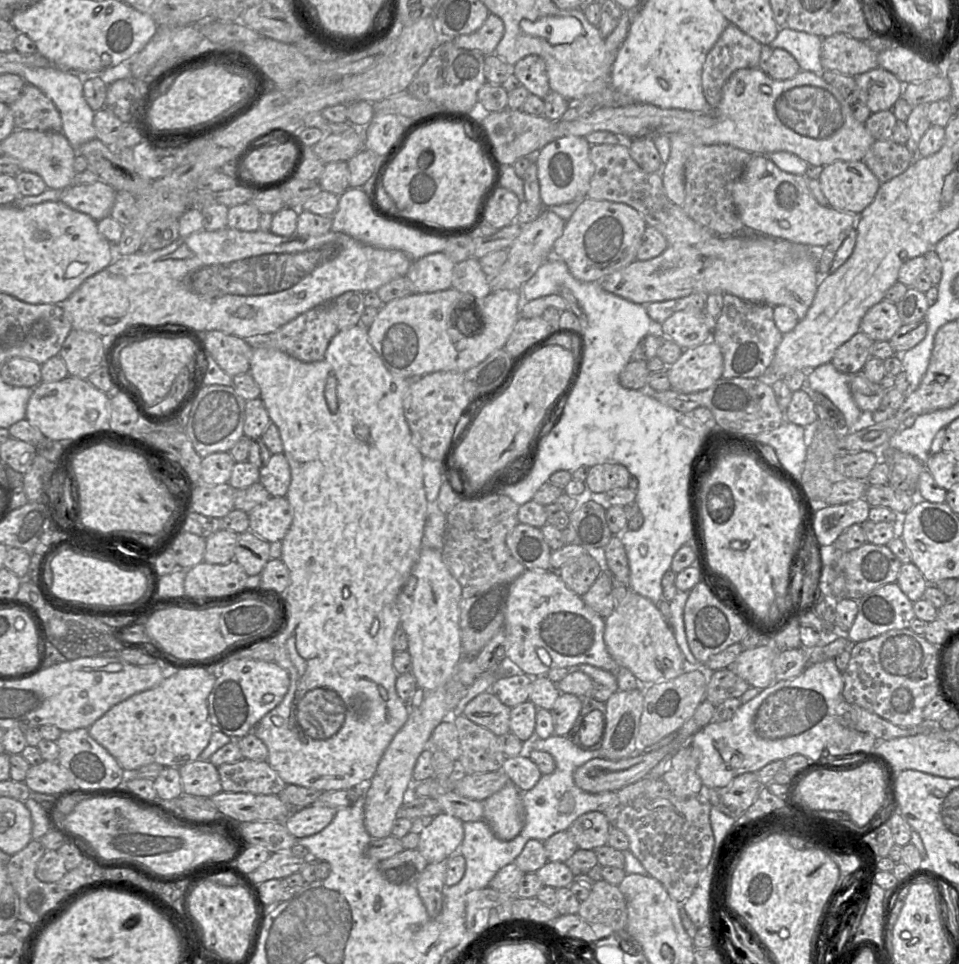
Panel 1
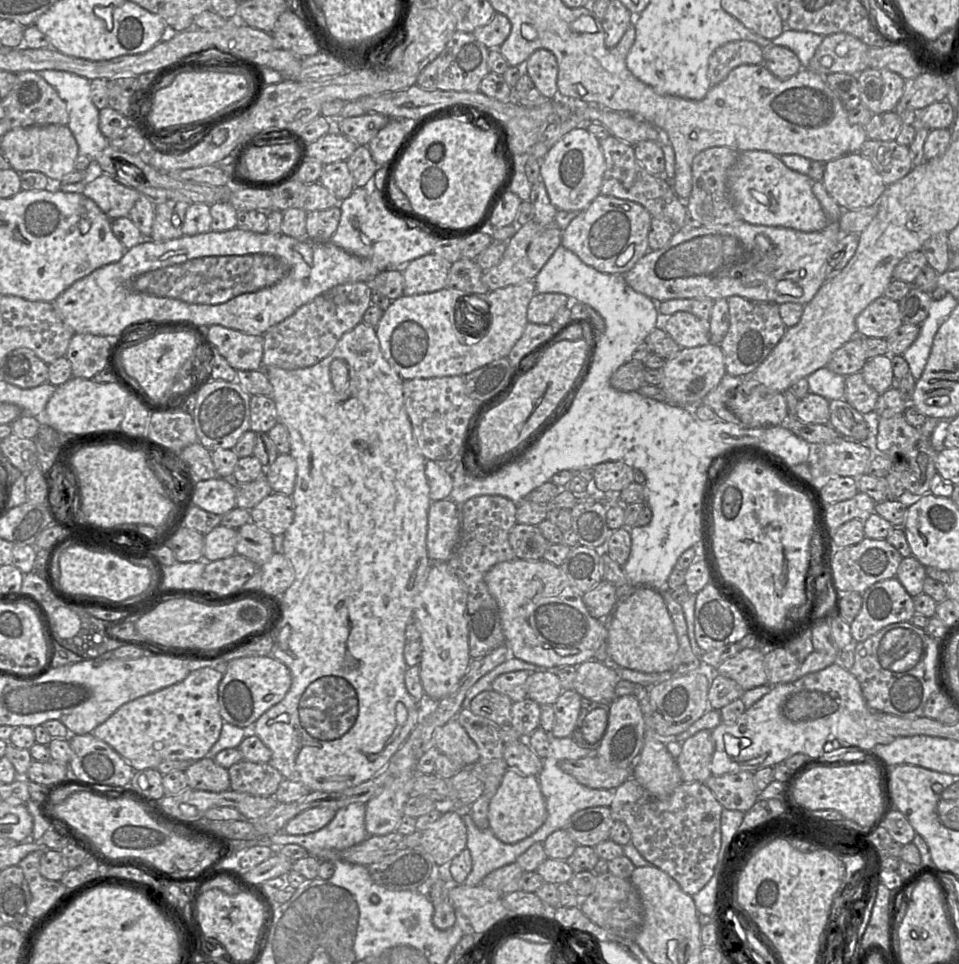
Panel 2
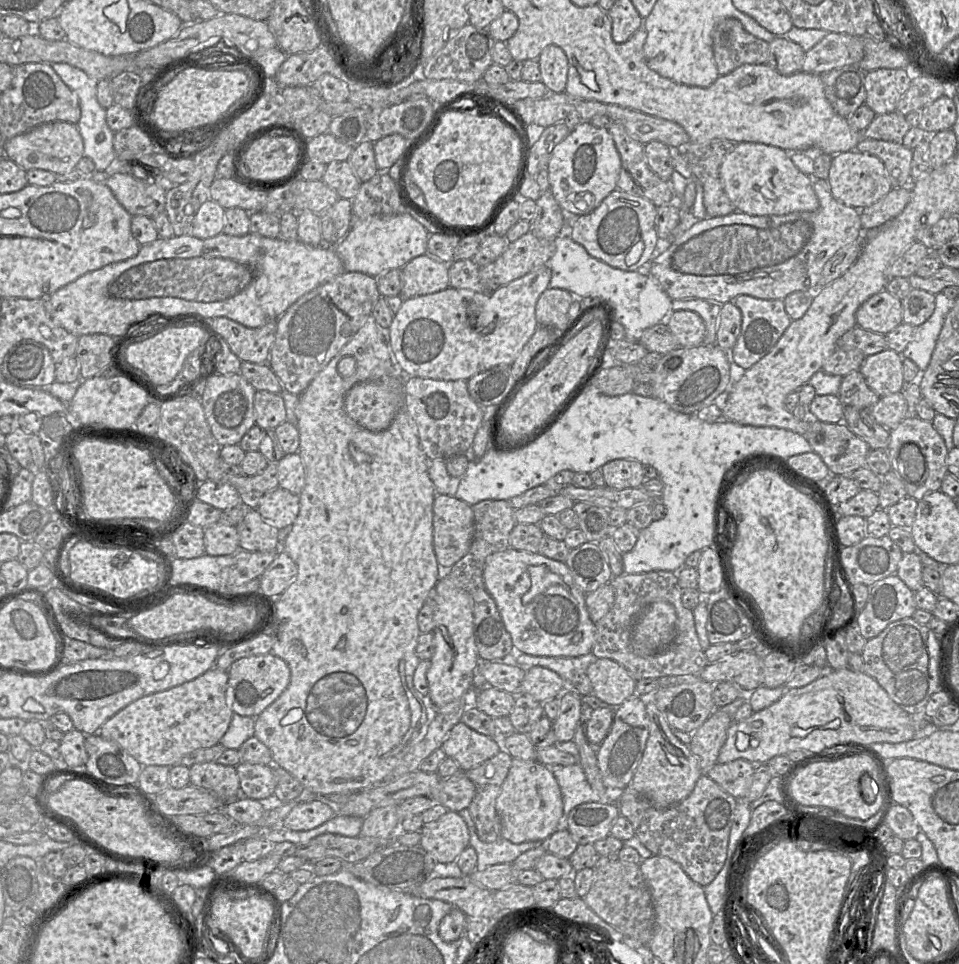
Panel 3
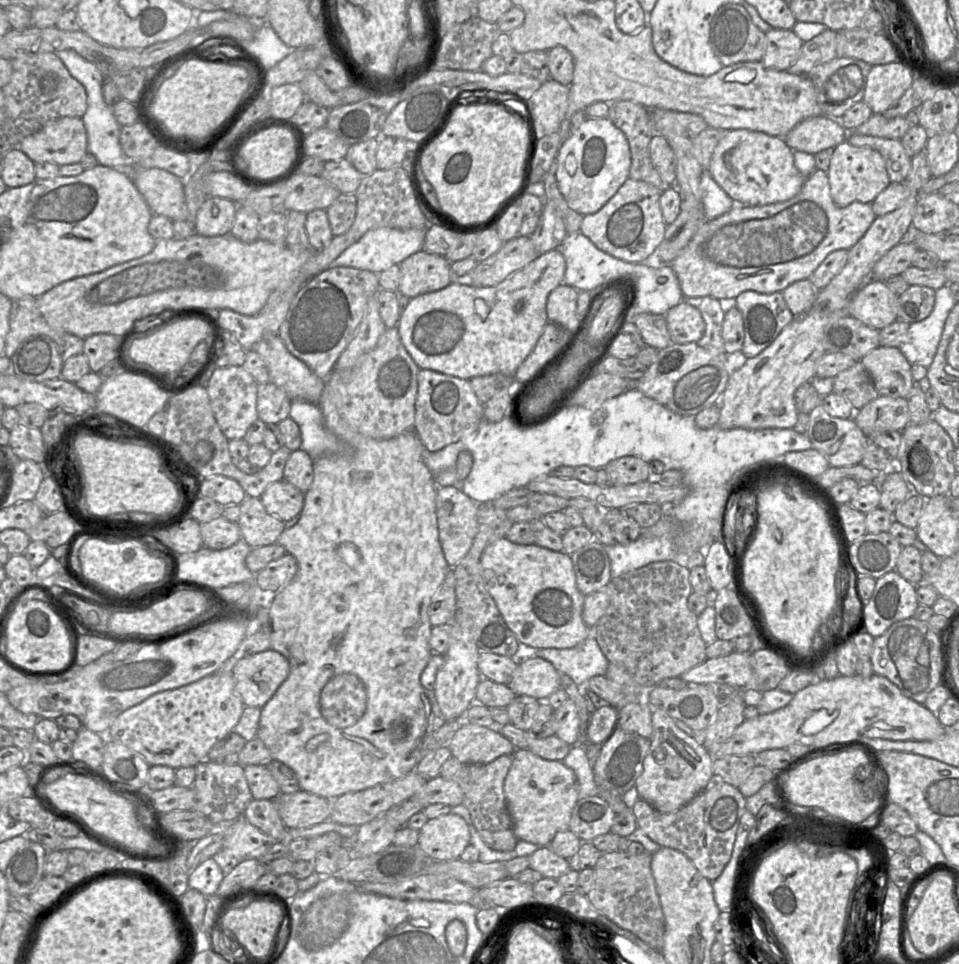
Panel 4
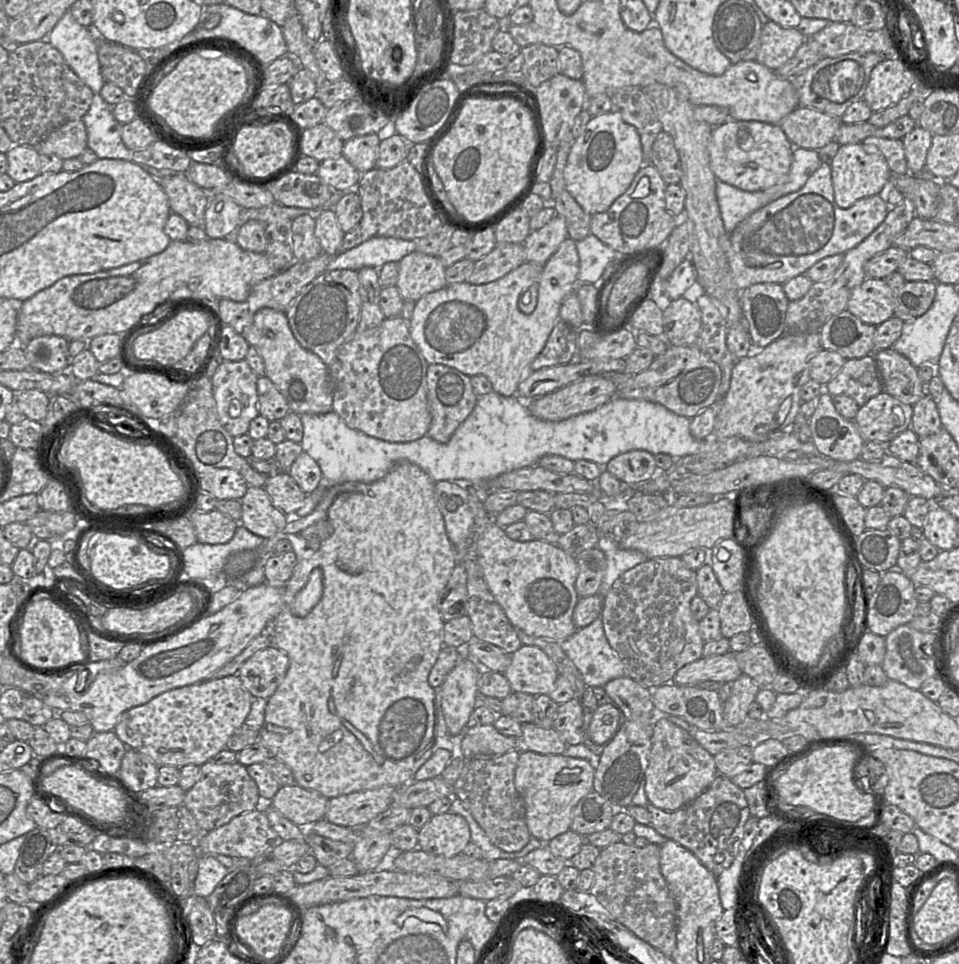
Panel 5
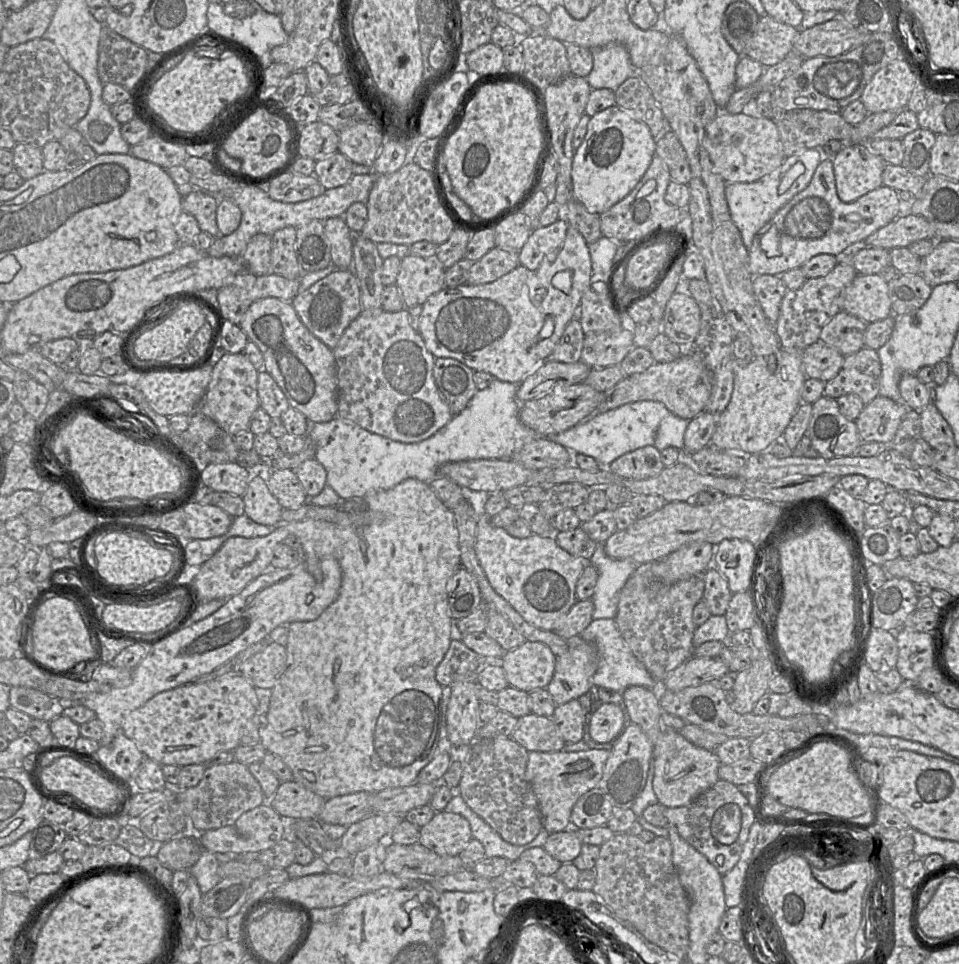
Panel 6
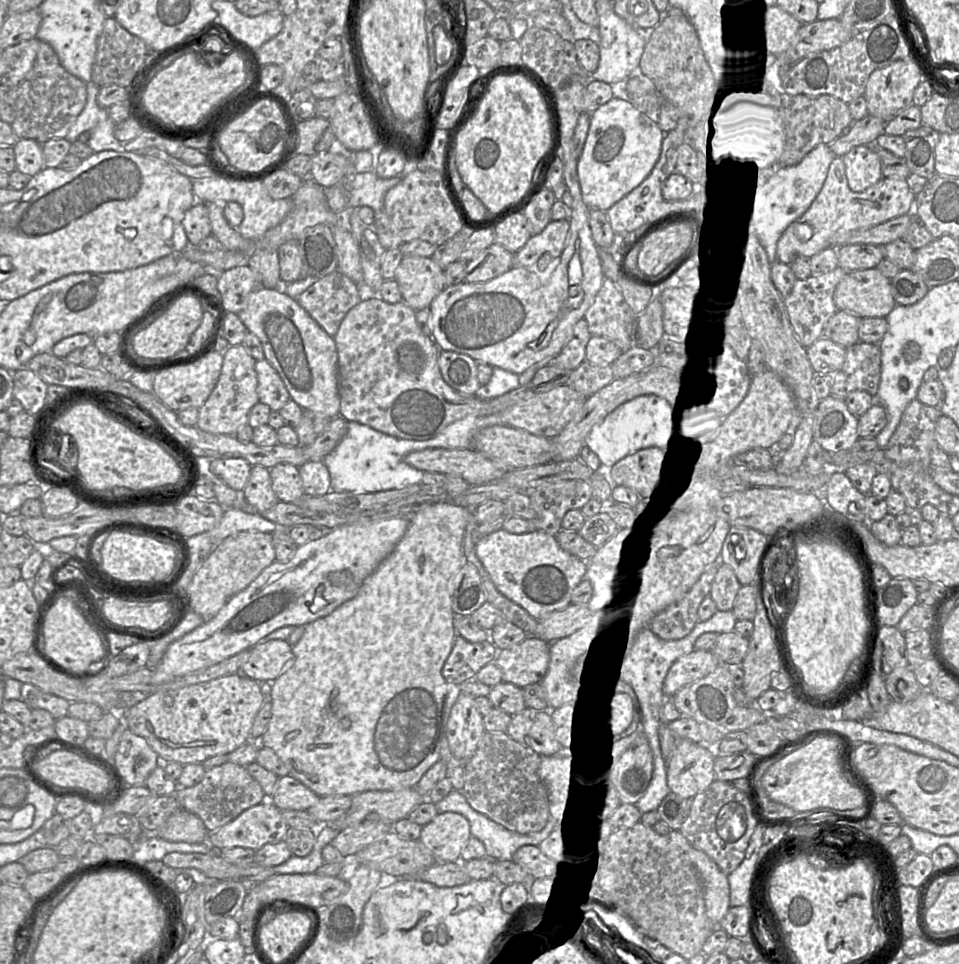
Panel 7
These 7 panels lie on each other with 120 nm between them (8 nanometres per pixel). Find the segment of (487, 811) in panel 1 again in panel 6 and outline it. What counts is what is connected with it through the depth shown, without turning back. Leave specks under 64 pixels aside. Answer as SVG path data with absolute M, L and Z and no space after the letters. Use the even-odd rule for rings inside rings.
M588 749L579 752L529 752L526 780L537 797L542 825L550 834L571 827L571 812L576 801L589 790L599 787L610 751Z

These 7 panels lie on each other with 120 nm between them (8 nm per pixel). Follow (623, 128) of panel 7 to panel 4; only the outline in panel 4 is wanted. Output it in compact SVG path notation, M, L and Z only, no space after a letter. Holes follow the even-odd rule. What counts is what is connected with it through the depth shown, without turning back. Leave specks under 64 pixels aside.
M588 118L560 146L555 177L568 206L585 216L598 212L629 178L631 152L628 140L608 118Z

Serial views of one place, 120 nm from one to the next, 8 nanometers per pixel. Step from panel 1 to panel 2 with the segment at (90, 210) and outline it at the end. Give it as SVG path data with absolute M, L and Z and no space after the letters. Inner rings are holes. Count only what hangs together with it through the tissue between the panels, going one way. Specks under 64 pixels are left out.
M102 175L85 185L83 195L93 200L111 219L128 217L141 193L126 187L108 175Z

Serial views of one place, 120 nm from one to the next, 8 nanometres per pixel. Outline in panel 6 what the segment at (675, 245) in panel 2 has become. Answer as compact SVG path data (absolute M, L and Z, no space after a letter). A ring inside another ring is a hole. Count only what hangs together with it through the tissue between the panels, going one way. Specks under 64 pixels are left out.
M823 157L808 186L783 205L755 234L748 249L748 269L753 277L762 274L780 276L819 254L843 258L850 249L862 245L869 235L899 215L898 192L885 185L852 202L841 201L836 191L833 161Z

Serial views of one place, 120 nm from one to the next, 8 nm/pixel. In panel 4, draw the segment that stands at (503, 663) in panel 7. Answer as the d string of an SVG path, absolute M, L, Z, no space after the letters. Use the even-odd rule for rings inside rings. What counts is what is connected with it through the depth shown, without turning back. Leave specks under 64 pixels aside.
M534 657L517 664L508 684L516 695L547 701L560 686L560 673L545 659Z

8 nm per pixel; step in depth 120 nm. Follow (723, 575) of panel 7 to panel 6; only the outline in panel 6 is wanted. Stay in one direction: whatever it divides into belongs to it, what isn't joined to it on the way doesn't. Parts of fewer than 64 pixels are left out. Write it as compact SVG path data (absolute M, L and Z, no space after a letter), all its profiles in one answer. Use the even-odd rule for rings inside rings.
M713 566L705 571L703 599L712 615L724 615L732 597L726 579Z

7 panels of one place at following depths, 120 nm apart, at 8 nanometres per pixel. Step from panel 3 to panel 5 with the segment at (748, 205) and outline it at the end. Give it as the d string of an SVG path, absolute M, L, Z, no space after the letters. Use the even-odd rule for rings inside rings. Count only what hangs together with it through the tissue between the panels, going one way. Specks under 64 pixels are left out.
M728 119L710 134L710 168L715 177L744 191L767 189L790 169L794 146L779 124Z

